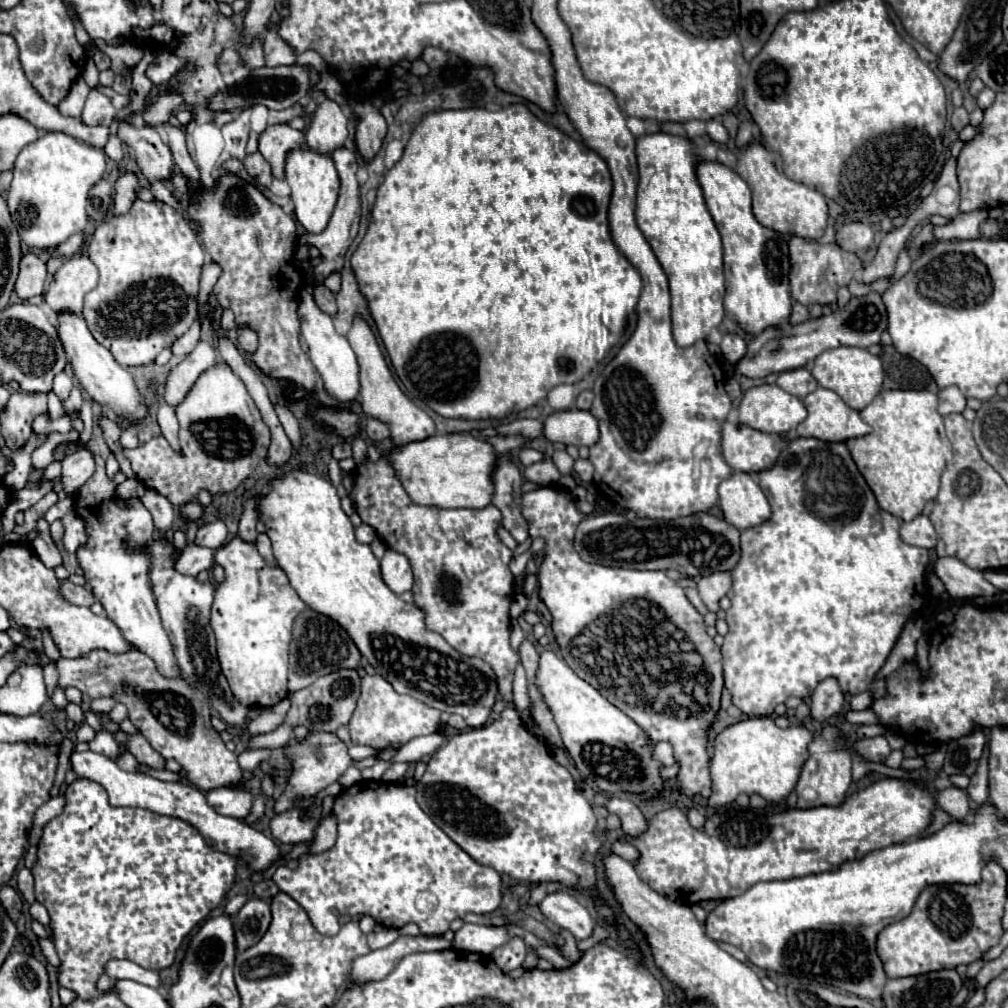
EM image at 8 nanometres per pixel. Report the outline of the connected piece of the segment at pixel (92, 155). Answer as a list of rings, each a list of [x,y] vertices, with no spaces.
[[[63,132],[43,134],[39,140],[27,144],[17,156],[13,182],[7,192],[7,206],[21,240],[29,248],[55,248],[69,236],[83,232],[89,222],[89,218],[85,216],[87,192],[91,190],[91,186],[95,186],[95,182],[99,182],[105,176],[105,170],[107,170],[107,156],[101,148],[79,142]]]

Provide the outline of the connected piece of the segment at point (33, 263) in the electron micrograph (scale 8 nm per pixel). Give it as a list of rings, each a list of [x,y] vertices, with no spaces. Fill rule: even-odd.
[[[31,252],[23,254],[21,264],[19,264],[19,278],[15,282],[15,294],[21,300],[27,300],[31,296],[41,294],[45,278],[47,278],[45,262]]]

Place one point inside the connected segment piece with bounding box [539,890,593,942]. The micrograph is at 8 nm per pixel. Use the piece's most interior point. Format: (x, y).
(562, 908)

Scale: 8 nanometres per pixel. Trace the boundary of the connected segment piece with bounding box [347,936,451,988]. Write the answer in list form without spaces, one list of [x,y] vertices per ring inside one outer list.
[[[401,936],[387,948],[373,950],[365,956],[359,956],[353,962],[353,970],[351,970],[351,978],[347,986],[351,988],[351,986],[383,980],[407,954],[447,950],[447,948],[451,948],[451,944],[439,936]]]

